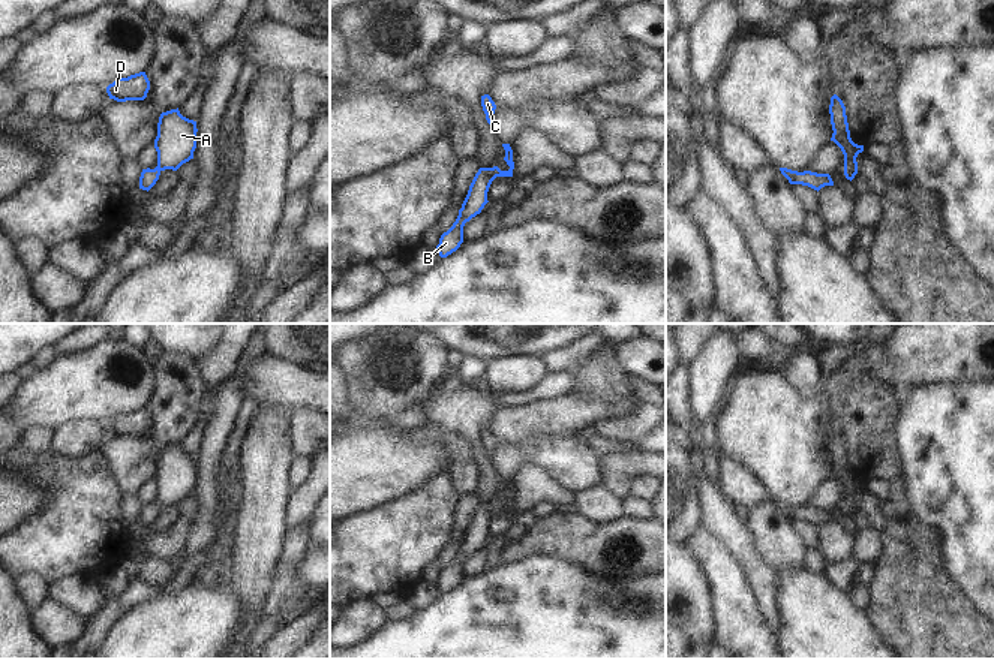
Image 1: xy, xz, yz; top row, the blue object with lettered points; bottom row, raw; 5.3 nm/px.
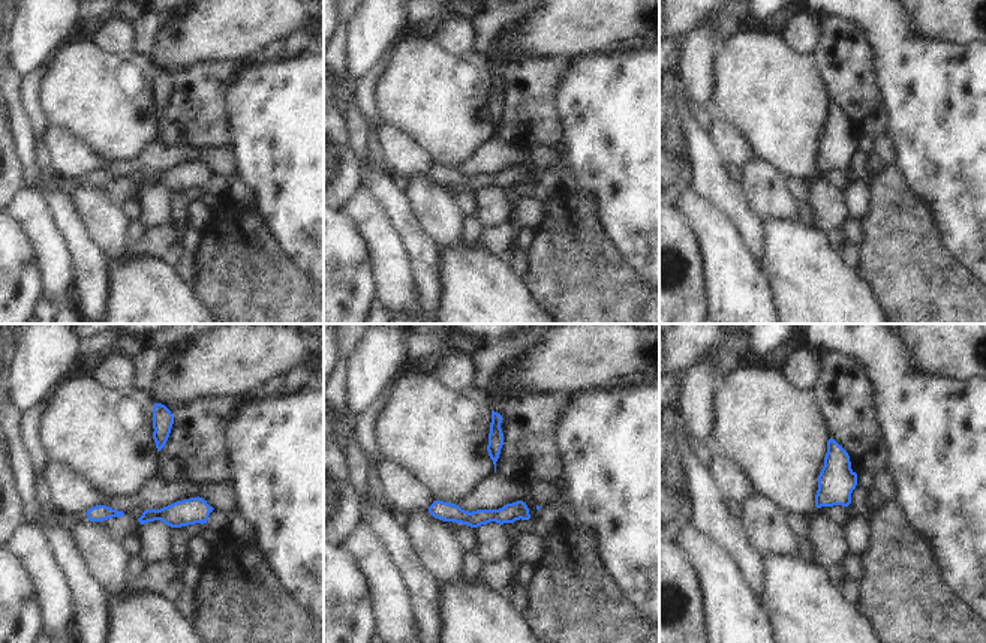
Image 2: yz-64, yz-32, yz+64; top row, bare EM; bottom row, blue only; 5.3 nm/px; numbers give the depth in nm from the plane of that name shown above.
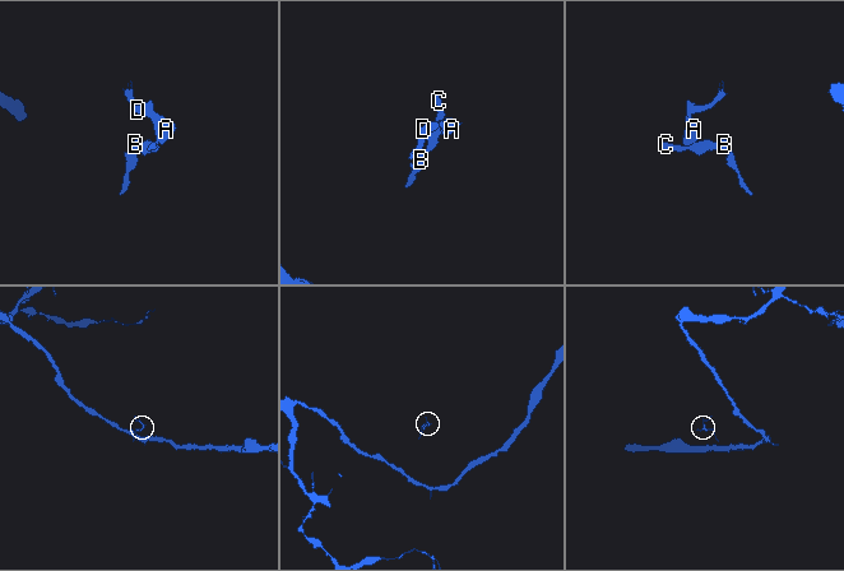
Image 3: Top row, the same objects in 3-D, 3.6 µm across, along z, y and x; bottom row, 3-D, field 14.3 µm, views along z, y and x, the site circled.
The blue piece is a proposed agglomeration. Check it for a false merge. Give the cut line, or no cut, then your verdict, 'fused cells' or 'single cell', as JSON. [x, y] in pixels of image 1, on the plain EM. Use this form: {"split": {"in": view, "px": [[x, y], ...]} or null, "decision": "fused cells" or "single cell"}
{"split": {"in": "xz", "px": [[492, 503], [495, 512]]}, "decision": "fused cells"}

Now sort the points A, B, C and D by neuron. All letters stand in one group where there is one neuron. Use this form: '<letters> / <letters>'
A D / B C

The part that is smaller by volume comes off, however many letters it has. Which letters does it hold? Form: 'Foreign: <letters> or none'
Foreign: B, C

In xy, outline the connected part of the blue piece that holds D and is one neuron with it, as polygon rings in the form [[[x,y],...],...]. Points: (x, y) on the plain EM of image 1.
[[[139,407],[127,413],[118,413],[106,422],[109,434],[114,434],[117,437],[144,436],[148,425],[150,416],[145,407]]]

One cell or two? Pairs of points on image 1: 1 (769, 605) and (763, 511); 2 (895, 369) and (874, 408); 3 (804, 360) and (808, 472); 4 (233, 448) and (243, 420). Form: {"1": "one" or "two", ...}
{"1": "two", "2": "two", "3": "two", "4": "one"}

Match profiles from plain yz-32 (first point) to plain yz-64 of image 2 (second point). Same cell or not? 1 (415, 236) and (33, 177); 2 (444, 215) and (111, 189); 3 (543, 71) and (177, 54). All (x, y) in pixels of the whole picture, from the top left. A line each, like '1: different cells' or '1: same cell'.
1: different cells
2: different cells
3: different cells

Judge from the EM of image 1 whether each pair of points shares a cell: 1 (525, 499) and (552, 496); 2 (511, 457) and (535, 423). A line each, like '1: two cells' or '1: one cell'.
1: one cell
2: two cells

